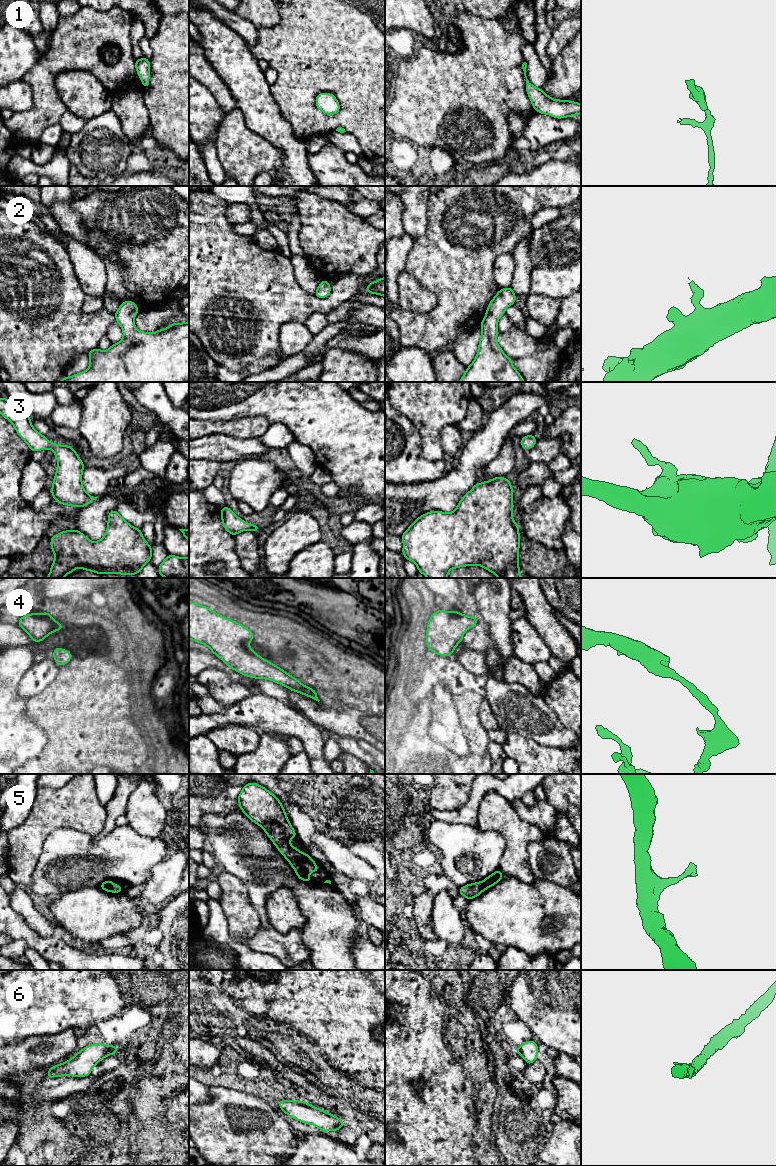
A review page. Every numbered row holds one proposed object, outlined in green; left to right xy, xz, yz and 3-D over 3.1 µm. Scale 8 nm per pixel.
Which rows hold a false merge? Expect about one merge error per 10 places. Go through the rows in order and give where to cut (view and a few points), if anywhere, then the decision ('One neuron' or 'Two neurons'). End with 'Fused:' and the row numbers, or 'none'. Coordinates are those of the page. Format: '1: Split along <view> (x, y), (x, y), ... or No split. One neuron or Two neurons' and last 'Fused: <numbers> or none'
1: No split. One neuron
2: No split. One neuron
3: No split. One neuron
4: No split. One neuron
5: No split. One neuron
6: No split. One neuron
Fused: none

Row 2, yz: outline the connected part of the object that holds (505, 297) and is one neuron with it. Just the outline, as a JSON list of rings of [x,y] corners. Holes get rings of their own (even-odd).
[[[512,288],[500,289],[488,305],[486,315],[480,324],[482,334],[478,346],[478,353],[466,368],[466,372],[459,382],[525,382],[519,372],[514,368],[512,360],[505,355],[496,341],[498,335],[497,323],[499,318],[505,314],[508,306],[514,305],[516,295]]]

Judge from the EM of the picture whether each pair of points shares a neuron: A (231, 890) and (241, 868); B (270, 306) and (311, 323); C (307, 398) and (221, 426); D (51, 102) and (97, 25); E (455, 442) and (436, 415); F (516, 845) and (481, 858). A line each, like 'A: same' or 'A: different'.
A: different
B: different
C: different
D: same
E: different
F: different

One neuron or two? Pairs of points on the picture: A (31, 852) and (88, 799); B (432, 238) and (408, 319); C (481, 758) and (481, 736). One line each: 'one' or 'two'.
A: one
B: one
C: one

